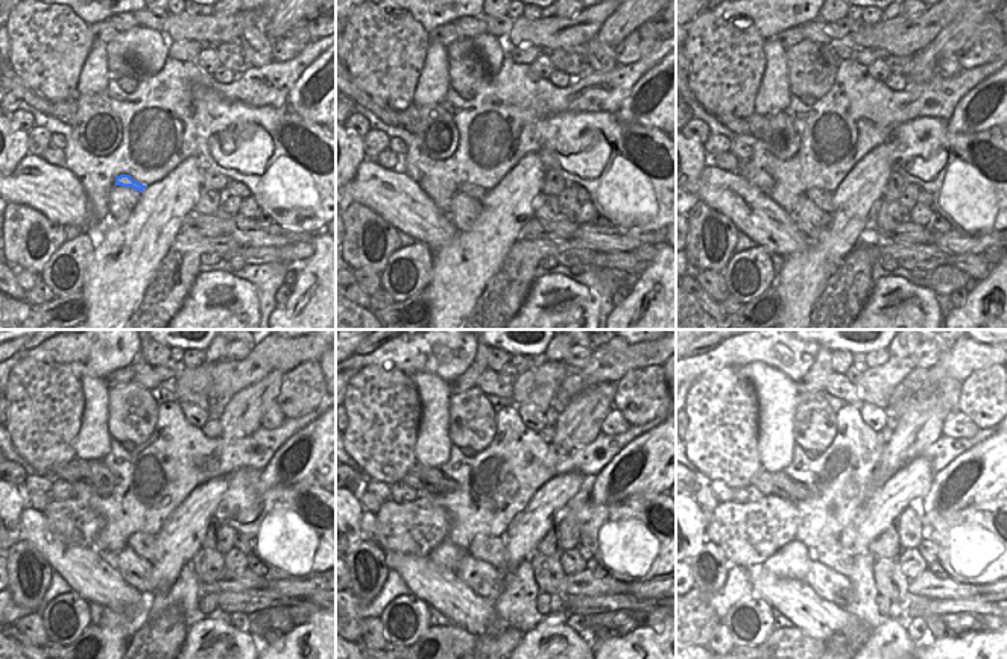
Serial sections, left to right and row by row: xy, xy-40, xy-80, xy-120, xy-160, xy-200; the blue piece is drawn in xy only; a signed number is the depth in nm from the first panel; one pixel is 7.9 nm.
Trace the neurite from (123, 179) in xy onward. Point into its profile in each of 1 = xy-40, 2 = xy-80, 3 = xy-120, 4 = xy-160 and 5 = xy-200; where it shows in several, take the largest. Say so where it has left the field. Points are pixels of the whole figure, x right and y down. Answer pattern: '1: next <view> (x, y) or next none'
1: next xy-40 (477, 193)
2: next xy-80 (822, 199)
3: next xy-120 (145, 544)
4: next xy-160 (483, 547)
5: next xy-200 (840, 553)

